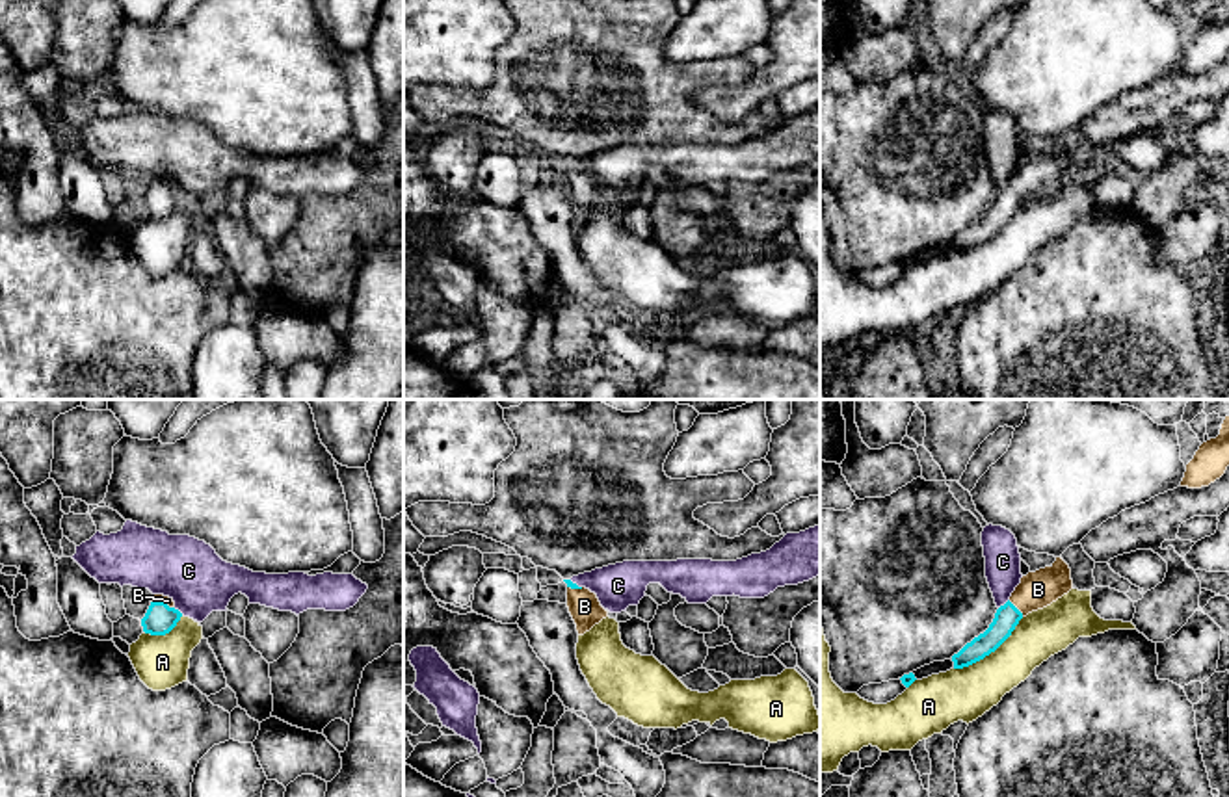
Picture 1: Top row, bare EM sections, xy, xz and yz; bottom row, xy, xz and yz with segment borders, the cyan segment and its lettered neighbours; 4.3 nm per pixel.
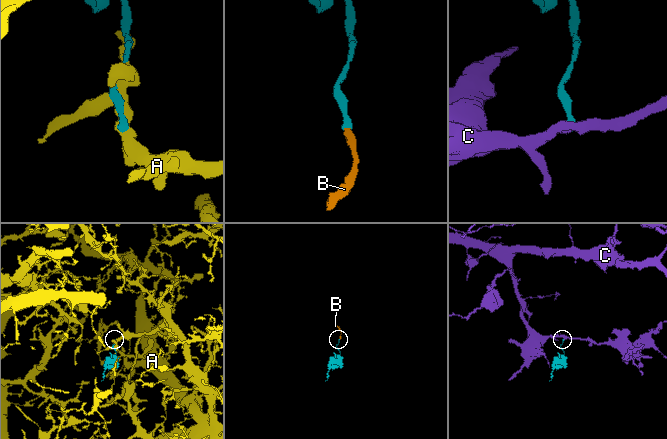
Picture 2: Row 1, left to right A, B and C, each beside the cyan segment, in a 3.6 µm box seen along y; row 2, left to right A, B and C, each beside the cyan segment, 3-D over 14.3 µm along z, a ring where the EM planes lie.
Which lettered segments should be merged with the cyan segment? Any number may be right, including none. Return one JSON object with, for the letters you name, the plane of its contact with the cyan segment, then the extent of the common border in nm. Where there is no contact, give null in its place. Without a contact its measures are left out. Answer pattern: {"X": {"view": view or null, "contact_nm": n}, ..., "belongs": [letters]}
{"B": {"view": "yz", "contact_nm": 100}, "belongs": ["B"]}

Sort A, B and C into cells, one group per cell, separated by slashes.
A / B / C

